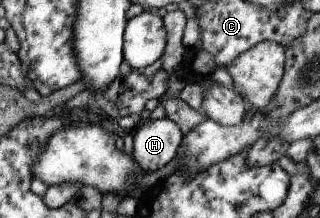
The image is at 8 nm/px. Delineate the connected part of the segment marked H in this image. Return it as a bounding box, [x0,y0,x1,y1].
[131,117,182,171]

